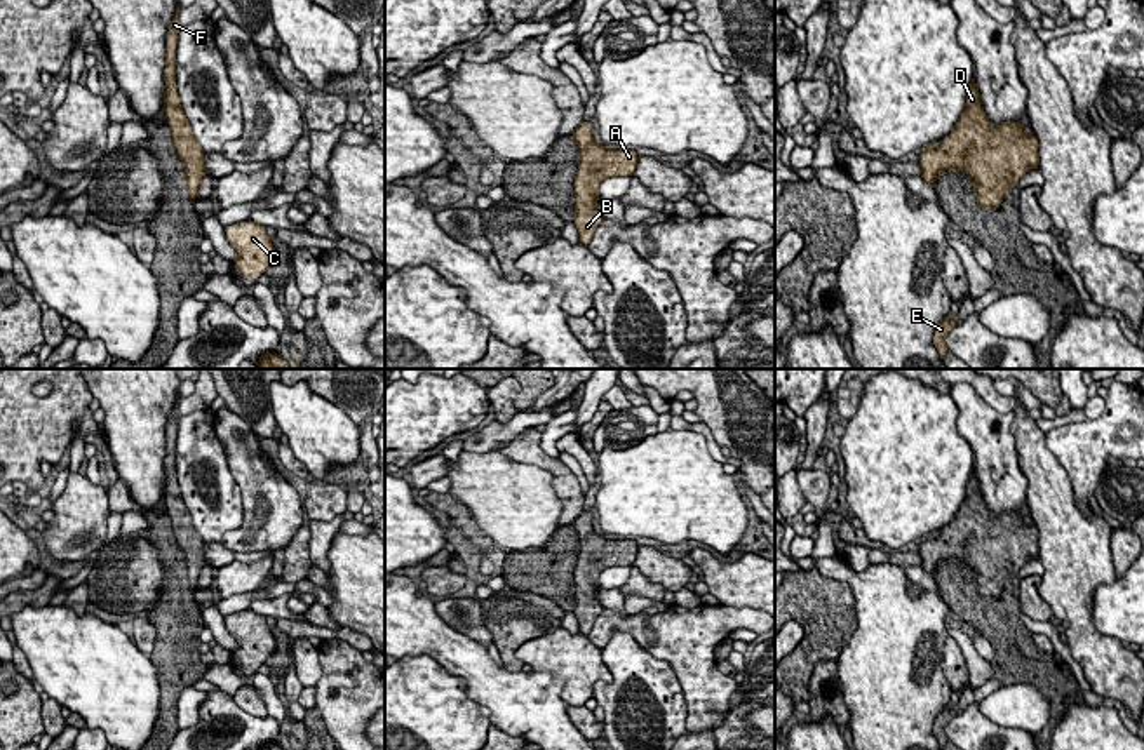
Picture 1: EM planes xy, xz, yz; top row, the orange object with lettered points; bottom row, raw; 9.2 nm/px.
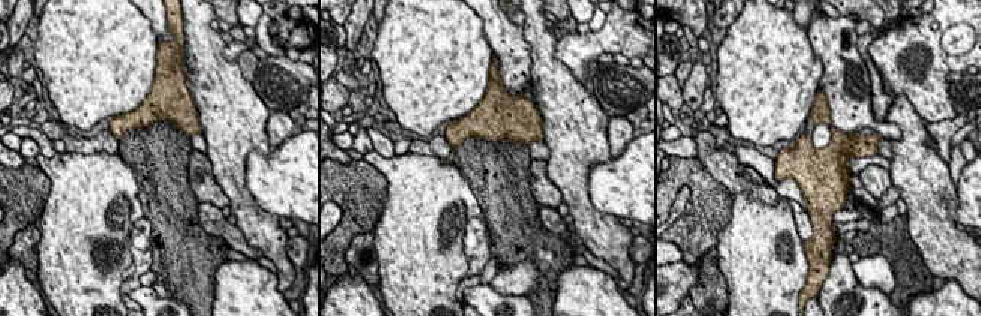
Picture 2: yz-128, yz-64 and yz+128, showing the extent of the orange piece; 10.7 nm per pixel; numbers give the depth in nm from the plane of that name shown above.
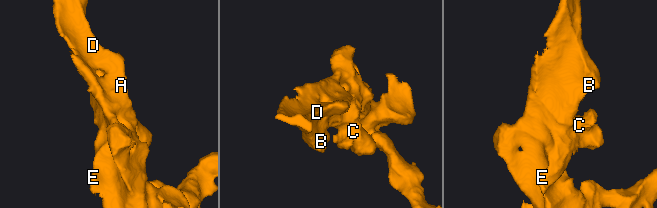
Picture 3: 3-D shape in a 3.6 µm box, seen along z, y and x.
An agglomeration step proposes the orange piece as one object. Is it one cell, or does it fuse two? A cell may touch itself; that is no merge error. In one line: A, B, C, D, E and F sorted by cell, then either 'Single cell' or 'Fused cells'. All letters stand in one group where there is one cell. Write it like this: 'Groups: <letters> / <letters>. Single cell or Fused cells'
Groups: A B C D E F. Single cell

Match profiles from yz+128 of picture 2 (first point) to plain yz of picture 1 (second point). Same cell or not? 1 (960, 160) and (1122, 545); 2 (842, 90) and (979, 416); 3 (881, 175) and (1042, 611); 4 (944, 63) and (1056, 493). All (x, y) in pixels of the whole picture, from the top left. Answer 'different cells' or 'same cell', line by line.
1: same cell
2: same cell
3: same cell
4: different cells

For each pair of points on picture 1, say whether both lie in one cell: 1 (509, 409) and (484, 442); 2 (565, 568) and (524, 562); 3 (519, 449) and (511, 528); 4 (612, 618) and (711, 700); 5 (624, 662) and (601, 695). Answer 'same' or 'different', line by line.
1: different
2: same
3: different
4: same
5: same

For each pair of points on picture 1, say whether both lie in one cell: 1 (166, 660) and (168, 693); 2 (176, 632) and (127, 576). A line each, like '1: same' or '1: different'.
1: same
2: different

